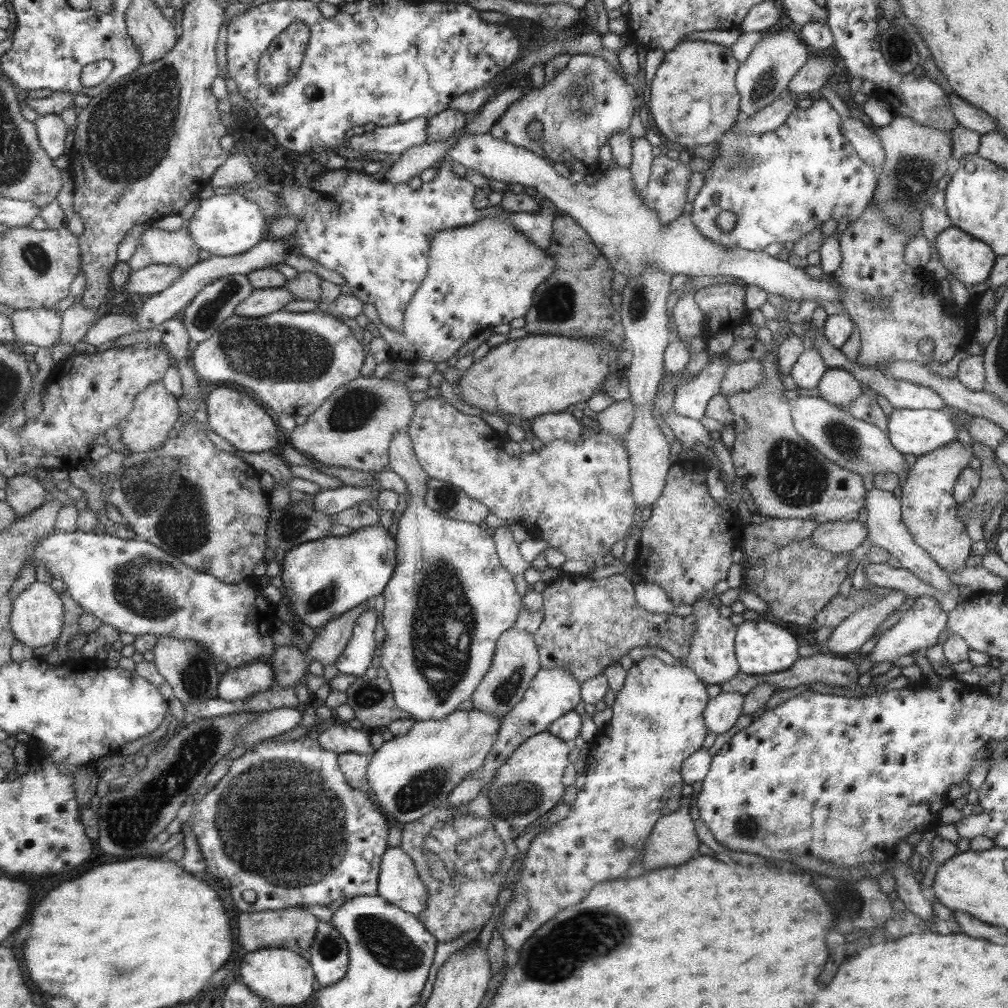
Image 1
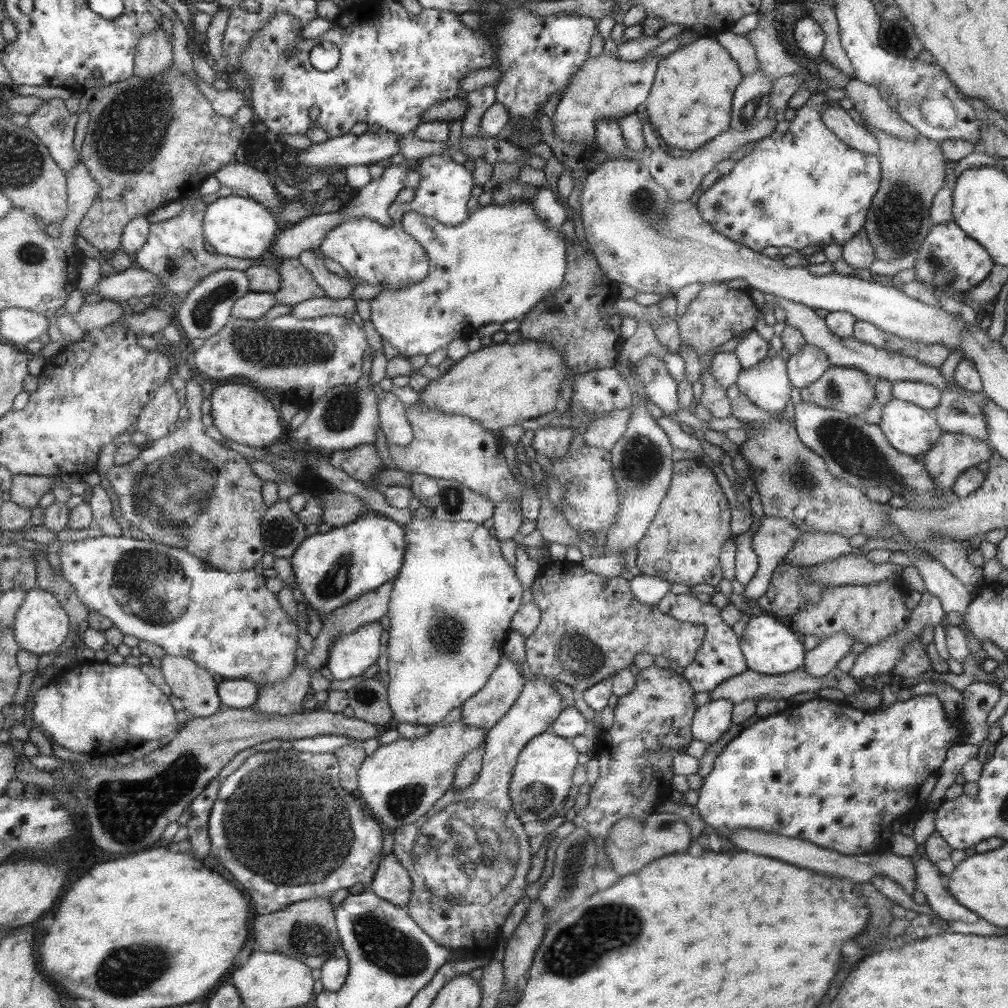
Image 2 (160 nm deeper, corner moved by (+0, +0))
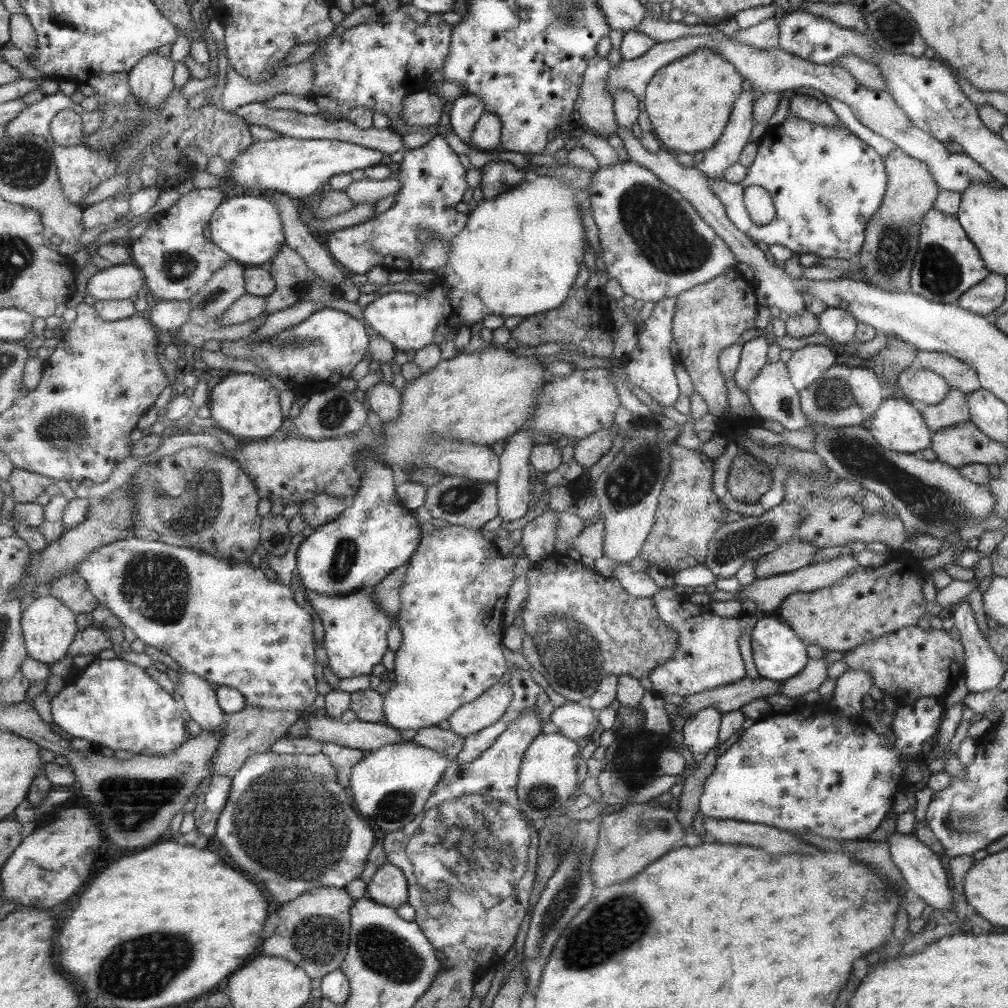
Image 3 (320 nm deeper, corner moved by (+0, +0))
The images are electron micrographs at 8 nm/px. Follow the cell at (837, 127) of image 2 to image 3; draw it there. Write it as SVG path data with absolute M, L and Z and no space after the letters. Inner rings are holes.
M793 95L789 99L788 114L792 117L806 120L809 123L846 129L842 122L830 111L825 101L817 101L817 99L808 95Z

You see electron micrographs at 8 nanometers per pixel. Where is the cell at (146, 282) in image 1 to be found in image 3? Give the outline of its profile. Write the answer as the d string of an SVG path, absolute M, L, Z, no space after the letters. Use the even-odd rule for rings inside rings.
M135 264L112 265L88 280L88 295L96 300L125 300L146 288L146 278Z

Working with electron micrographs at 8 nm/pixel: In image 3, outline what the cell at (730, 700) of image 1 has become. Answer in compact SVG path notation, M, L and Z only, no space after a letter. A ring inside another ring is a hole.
M703 708L687 717L681 736L681 747L693 754L707 754L719 744L722 713L717 708Z

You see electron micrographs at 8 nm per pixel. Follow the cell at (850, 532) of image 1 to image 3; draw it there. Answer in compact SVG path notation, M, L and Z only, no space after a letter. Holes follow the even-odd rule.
M792 538L777 550L756 557L754 575L760 579L796 571L798 568L809 565L813 554L817 551L819 549L810 543L800 541L799 538Z

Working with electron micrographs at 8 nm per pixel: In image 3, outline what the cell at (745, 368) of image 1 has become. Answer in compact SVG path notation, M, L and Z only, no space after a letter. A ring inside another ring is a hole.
M776 361L767 363L758 375L750 382L747 387L746 396L749 398L751 409L755 410L758 421L773 420L784 426L785 430L800 430L806 427L808 420L801 410L798 390L790 380L789 373L786 371L786 363Z

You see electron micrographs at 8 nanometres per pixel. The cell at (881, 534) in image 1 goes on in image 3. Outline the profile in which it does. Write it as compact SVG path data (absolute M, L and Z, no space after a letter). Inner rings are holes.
M965 598L959 599L946 612L953 620L954 627L959 631L959 640L962 642L965 653L964 680L969 693L985 692L997 688L1001 682L1006 667L999 661L1000 656L995 654L985 642L984 635L976 625L973 613Z

